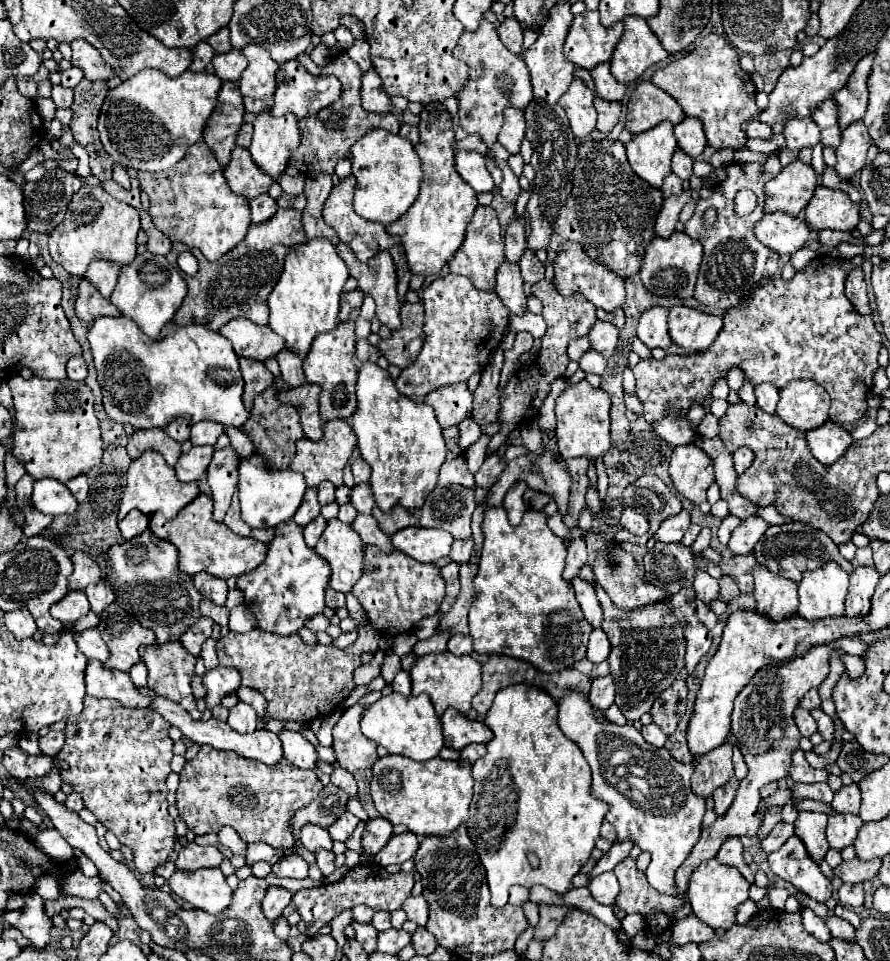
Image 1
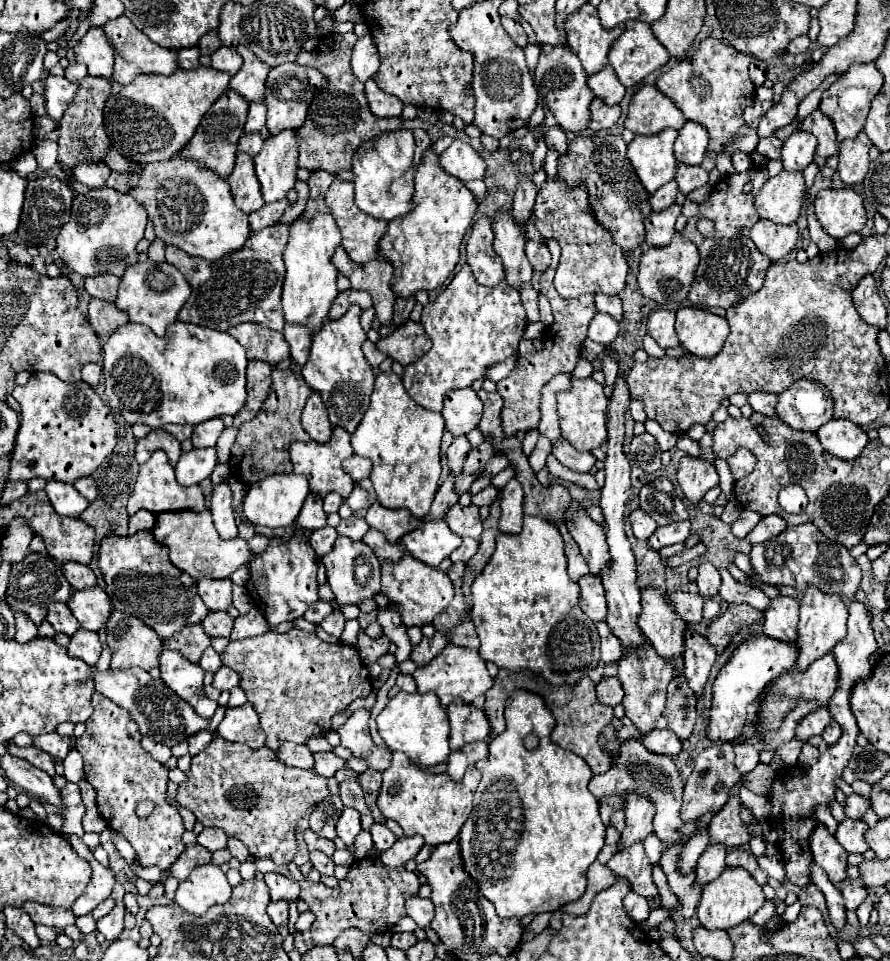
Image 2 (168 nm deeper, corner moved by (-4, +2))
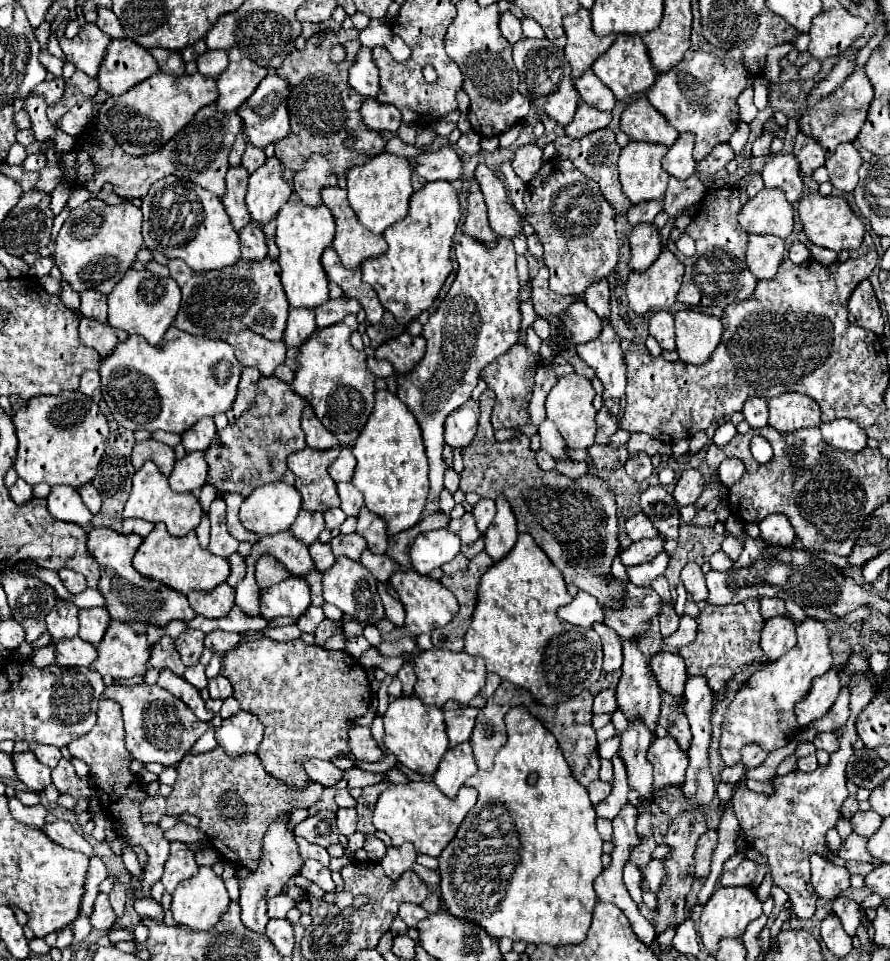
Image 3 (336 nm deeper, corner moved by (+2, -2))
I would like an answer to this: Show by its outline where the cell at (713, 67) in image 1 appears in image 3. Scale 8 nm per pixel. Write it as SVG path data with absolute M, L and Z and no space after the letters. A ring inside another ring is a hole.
M732 49L722 57L698 51L690 61L680 61L674 69L660 73L646 93L652 107L666 117L678 133L692 133L696 137L694 159L702 161L710 155L714 145L728 143L738 125L738 95L746 89L746 69L742 65L742 51Z

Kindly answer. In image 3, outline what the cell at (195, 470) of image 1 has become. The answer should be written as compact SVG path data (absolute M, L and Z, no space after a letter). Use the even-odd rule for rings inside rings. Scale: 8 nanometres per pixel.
M194 451L194 453L186 453L184 459L176 461L170 479L170 487L176 493L190 493L194 489L200 489L206 483L206 473L208 473L208 465L204 459L204 453Z

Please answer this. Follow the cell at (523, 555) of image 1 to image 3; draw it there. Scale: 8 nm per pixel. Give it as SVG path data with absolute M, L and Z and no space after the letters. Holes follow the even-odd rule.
M528 533L518 535L514 549L494 567L490 567L478 587L478 603L472 617L472 623L464 635L464 651L468 655L480 655L486 661L486 669L496 673L504 681L510 681L526 691L542 705L558 705L576 697L578 693L590 689L602 675L602 645L600 637L592 629L578 629L562 619L558 619L558 607L572 601L572 595L566 589L562 573L552 565L552 561L538 549L534 539Z

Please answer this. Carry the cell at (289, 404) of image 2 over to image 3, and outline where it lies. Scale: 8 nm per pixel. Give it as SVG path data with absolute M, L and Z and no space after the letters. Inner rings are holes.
M260 377L254 405L242 413L236 423L218 431L212 445L206 449L206 463L210 467L206 483L216 489L218 497L226 493L248 497L256 487L272 481L294 485L294 473L290 473L286 459L290 453L306 447L300 427L304 405L306 401L278 377Z

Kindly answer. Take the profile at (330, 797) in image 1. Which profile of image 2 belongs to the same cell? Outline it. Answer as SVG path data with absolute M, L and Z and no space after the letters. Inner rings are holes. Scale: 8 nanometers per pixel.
M328 795L310 813L310 819L308 819L310 821L310 829L316 831L320 837L334 839L336 837L334 827L336 827L336 821L340 819L342 811L344 811L344 805L342 805L340 797L338 795Z

